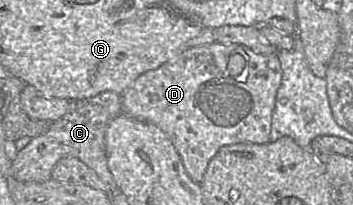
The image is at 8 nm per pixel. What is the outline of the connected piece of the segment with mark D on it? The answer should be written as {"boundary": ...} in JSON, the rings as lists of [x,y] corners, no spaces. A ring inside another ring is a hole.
{"boundary":[[[214,42],[186,48],[170,62],[141,74],[121,94],[122,112],[160,128],[178,152],[189,177],[200,184],[210,160],[220,148],[237,143],[270,142],[272,115],[281,81],[282,69],[277,54],[257,54],[241,44]]]}

